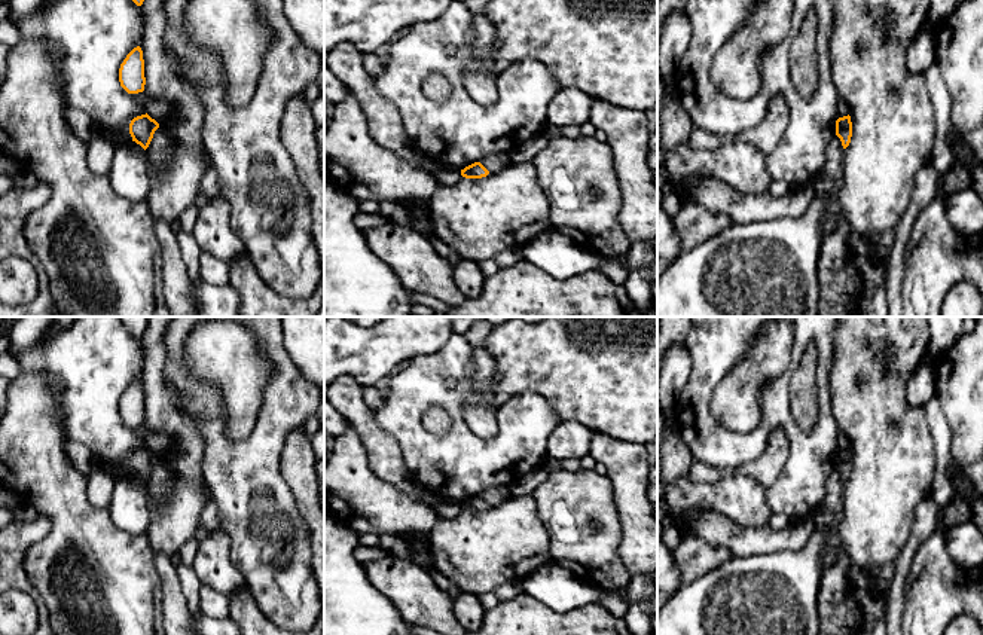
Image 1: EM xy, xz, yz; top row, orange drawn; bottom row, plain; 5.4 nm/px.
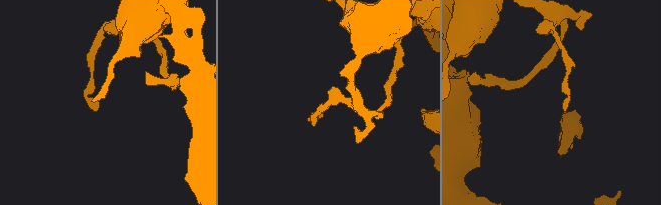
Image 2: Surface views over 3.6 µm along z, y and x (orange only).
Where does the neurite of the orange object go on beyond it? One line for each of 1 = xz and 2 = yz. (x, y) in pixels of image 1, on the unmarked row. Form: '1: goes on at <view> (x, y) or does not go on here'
1: does not go on here
2: does not go on here

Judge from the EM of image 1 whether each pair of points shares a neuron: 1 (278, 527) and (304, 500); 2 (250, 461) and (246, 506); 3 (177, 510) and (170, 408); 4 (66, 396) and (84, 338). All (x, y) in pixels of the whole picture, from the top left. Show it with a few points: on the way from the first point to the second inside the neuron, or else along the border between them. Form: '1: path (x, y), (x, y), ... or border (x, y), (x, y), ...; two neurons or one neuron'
1: border (283, 475), (308, 534); two neurons
2: path (247, 472), (246, 495); one neuron
3: path (186, 485), (186, 433); one neuron
4: path (81, 381), (84, 378), (84, 353); one neuron

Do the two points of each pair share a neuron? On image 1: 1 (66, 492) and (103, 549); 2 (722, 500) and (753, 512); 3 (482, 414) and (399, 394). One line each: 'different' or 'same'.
1: same
2: same
3: different

